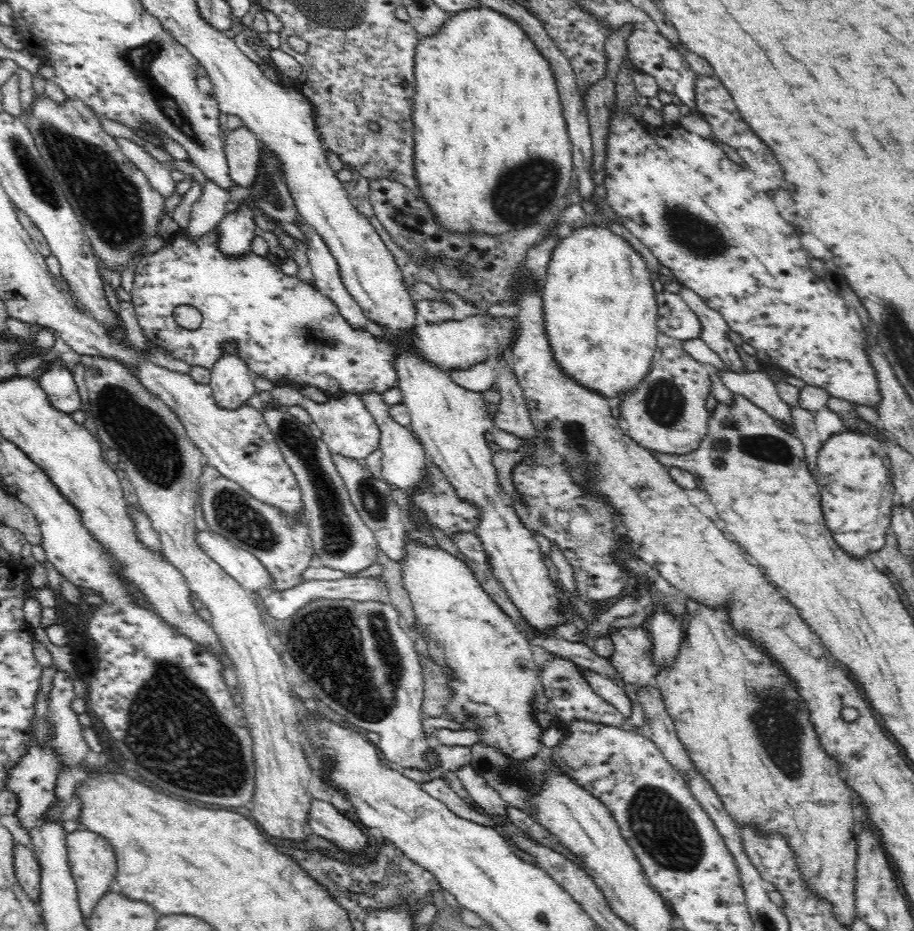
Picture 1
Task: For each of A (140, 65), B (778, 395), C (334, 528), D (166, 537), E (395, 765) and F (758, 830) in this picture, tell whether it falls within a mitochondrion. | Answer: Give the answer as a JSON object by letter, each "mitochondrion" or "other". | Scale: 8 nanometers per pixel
{"A":"mitochondrion","B":"other","C":"mitochondrion","D":"other","E":"other","F":"other"}

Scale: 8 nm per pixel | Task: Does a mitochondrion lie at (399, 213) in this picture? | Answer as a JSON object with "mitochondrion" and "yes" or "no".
{"mitochondrion":"no"}

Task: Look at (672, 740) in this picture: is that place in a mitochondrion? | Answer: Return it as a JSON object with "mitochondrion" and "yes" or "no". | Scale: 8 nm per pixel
{"mitochondrion":"no"}

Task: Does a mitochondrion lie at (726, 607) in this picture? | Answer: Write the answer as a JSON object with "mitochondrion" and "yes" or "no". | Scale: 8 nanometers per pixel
{"mitochondrion":"no"}

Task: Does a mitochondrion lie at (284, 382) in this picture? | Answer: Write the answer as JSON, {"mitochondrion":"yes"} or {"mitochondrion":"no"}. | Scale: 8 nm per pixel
{"mitochondrion":"no"}

